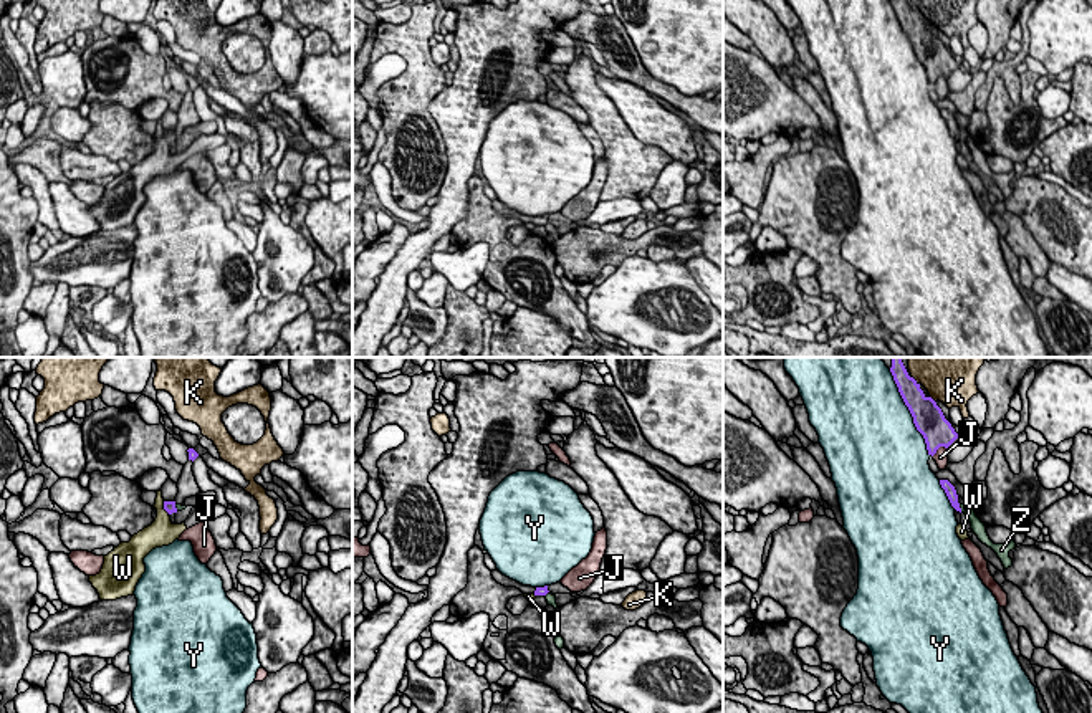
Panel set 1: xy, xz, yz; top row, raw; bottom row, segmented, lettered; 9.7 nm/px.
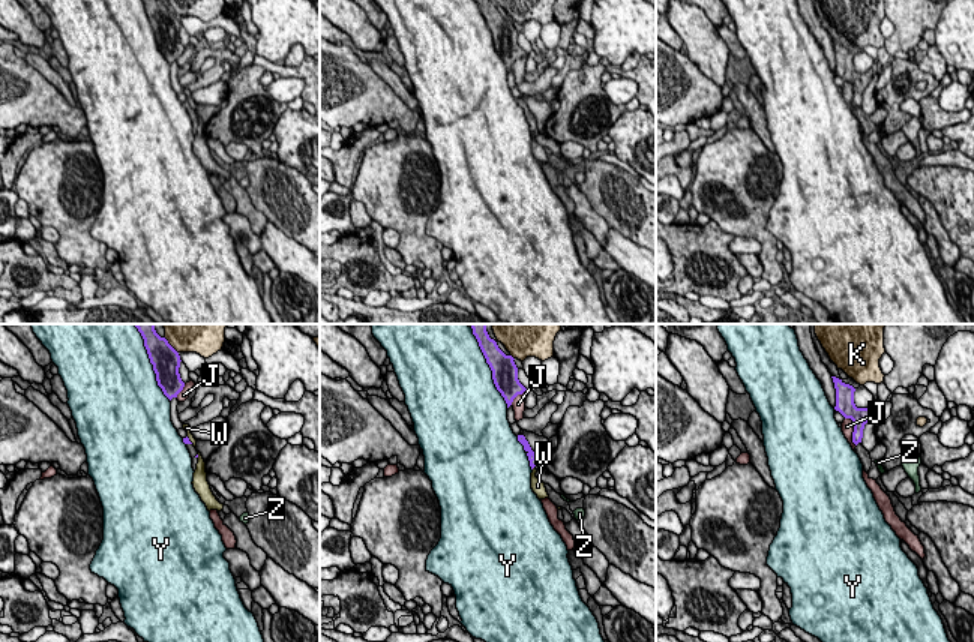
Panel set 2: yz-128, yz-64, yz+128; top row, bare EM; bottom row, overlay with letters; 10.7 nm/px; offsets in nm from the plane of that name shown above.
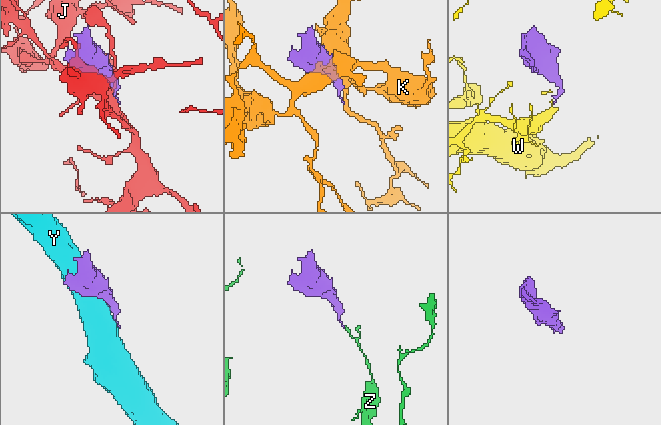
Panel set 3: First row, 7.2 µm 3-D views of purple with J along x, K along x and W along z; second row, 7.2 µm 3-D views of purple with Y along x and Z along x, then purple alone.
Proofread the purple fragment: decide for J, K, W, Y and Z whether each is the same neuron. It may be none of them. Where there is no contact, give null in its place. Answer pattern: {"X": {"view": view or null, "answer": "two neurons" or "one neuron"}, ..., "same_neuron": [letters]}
{"J": {"view": "yz", "answer": "two neurons"}, "K": {"view": "yz", "answer": "two neurons"}, "W": {"view": "xy", "answer": "two neurons"}, "Y": {"view": "yz", "answer": "two neurons"}, "Z": {"view": "yz", "answer": "two neurons"}, "same_neuron": []}

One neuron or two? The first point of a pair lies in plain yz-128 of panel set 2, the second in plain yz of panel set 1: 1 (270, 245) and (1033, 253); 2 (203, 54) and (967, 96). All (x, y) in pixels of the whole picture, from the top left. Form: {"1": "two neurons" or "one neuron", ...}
{"1": "two neurons", "2": "one neuron"}

